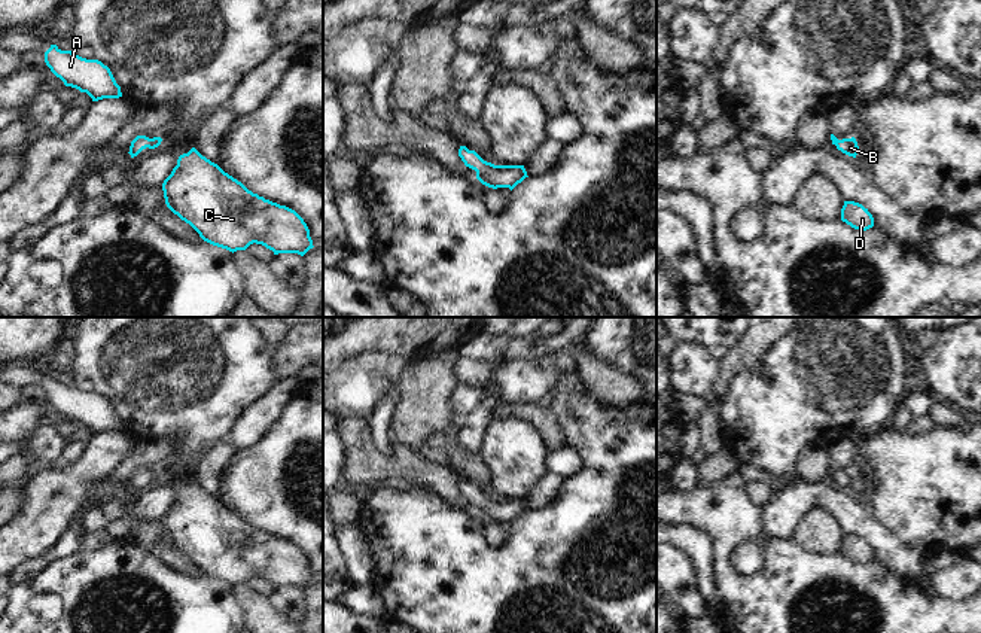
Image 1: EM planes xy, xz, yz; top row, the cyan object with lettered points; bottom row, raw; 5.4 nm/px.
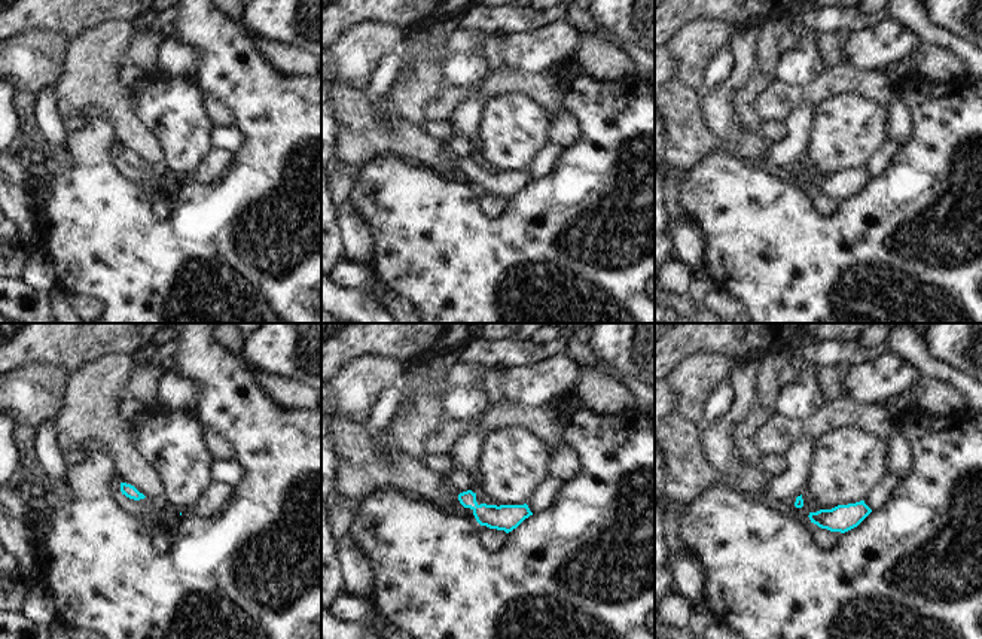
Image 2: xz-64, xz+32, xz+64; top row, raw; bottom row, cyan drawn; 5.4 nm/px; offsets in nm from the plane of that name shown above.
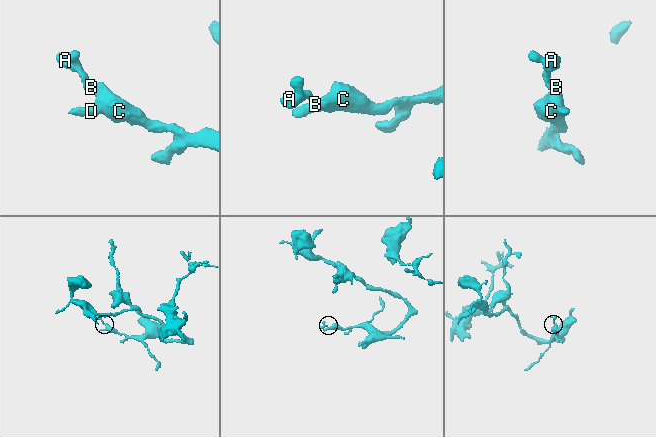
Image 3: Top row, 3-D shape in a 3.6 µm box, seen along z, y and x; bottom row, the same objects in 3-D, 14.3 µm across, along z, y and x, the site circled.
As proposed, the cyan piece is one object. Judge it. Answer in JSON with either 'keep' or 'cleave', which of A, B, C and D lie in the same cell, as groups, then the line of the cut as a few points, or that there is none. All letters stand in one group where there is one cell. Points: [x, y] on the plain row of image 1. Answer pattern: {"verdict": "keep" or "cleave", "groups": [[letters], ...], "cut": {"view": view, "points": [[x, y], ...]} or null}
{"verdict": "keep", "groups": [["A", "B", "C", "D"]], "cut": null}

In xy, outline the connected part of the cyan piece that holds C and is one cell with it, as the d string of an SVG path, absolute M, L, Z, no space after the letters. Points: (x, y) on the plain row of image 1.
M195 481L179 490L162 524L167 541L204 575L232 587L253 576L274 588L304 590L314 581L295 544L253 527Z

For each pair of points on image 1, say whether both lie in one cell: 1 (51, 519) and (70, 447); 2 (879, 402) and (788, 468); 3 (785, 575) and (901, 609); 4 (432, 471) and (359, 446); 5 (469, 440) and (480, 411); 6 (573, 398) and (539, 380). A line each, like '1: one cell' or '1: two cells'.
1: two cells
2: one cell
3: one cell
4: one cell
5: one cell
6: two cells

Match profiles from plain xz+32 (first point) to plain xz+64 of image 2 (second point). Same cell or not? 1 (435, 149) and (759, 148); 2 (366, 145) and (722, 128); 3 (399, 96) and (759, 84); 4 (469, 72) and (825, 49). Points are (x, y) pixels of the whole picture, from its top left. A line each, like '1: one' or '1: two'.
1: one
2: two
3: one
4: two

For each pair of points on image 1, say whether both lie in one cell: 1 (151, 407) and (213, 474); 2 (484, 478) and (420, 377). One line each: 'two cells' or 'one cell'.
1: two cells
2: one cell

